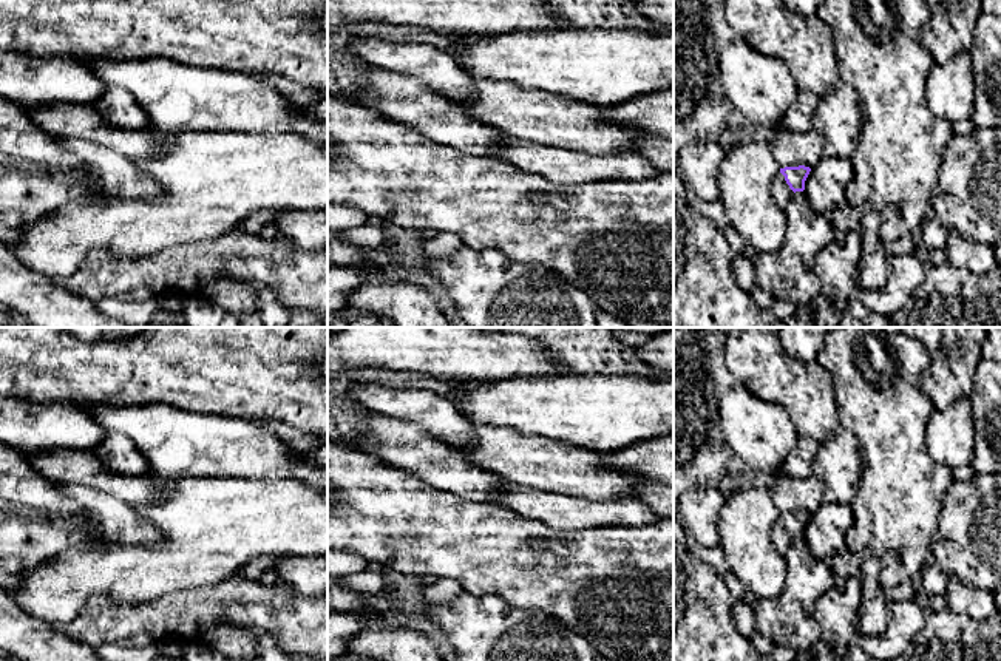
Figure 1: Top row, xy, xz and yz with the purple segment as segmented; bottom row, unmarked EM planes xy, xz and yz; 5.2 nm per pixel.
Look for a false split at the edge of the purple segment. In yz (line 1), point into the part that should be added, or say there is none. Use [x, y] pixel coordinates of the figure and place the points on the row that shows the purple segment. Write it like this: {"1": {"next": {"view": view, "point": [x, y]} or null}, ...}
{"1": {"next": {"view": "yz", "point": [782, 193]}}}

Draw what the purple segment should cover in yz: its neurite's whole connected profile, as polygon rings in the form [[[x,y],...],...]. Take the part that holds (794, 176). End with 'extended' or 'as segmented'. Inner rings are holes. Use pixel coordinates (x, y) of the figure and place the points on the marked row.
[[[805,165],[780,168],[780,173],[774,178],[771,184],[771,193],[774,201],[782,208],[788,205],[796,192],[805,190],[805,181],[809,171],[811,168]]] | extended

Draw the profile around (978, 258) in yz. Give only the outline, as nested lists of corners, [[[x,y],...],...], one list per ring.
[[[955,230],[948,235],[945,250],[948,263],[959,269],[967,269],[979,275],[996,269],[993,247],[965,241]]]

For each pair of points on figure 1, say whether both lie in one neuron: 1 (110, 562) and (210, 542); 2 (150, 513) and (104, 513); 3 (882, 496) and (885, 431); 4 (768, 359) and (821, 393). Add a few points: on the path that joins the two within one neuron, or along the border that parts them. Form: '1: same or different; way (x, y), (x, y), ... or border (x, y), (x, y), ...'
1: same; way (135, 562), (178, 562), (186, 558)
2: different; border (162, 535), (149, 544), (115, 541)
3: same; way (885, 481), (885, 447)
4: same; way (780, 371), (802, 393), (808, 393)

